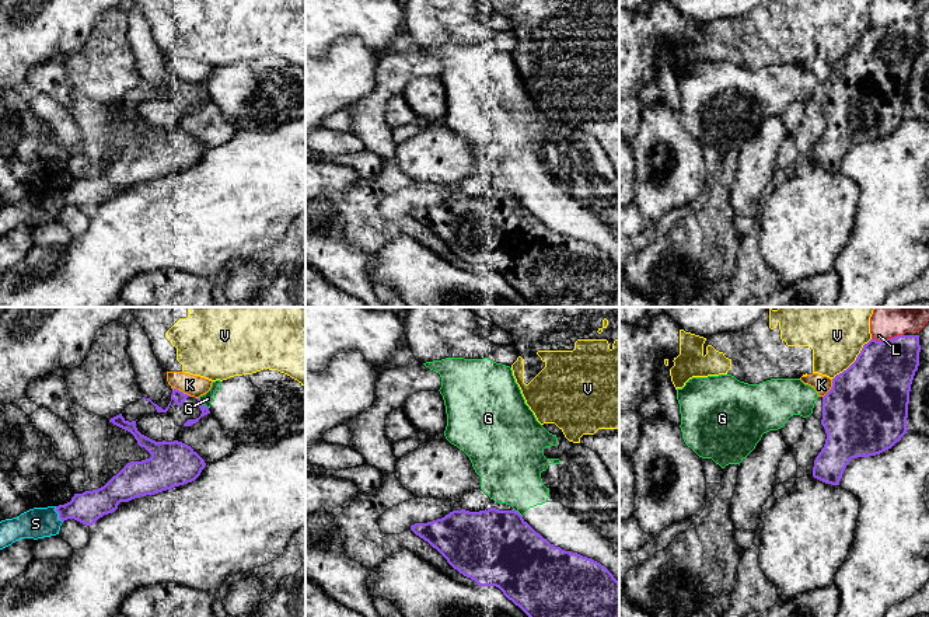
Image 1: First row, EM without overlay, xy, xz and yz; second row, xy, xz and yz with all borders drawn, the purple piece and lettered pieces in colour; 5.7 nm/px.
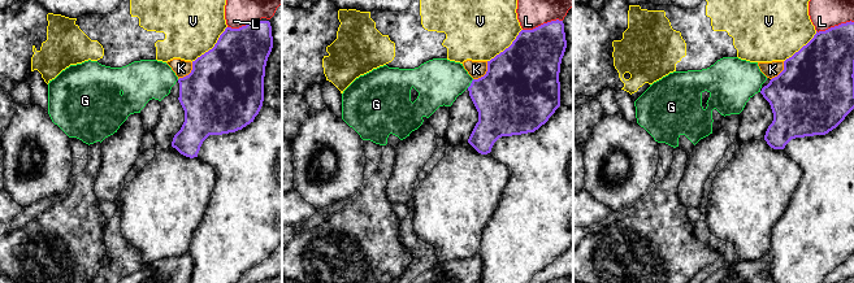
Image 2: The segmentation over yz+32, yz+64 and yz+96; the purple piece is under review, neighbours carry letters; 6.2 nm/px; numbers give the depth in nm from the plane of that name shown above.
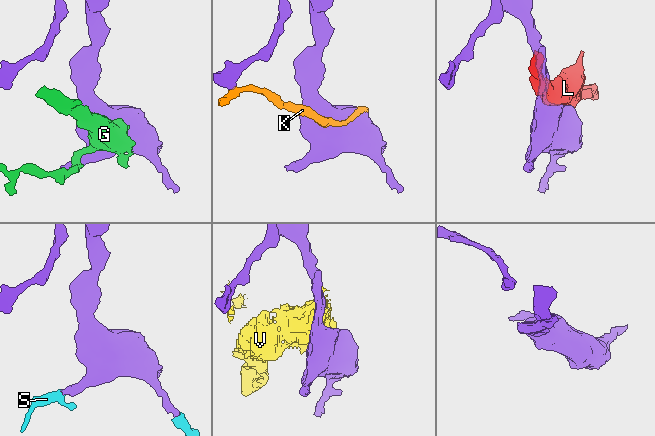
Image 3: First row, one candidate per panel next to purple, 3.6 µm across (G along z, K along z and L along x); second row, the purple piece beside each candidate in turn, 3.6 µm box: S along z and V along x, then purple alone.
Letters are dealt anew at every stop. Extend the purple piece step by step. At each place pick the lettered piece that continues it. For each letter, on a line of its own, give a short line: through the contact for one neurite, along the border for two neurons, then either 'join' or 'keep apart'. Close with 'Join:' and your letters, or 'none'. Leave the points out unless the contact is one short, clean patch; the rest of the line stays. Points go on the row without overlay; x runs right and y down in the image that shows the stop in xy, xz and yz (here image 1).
G: keep apart
K: keep apart
L: keep apart
S: join
V: keep apart
Join: S

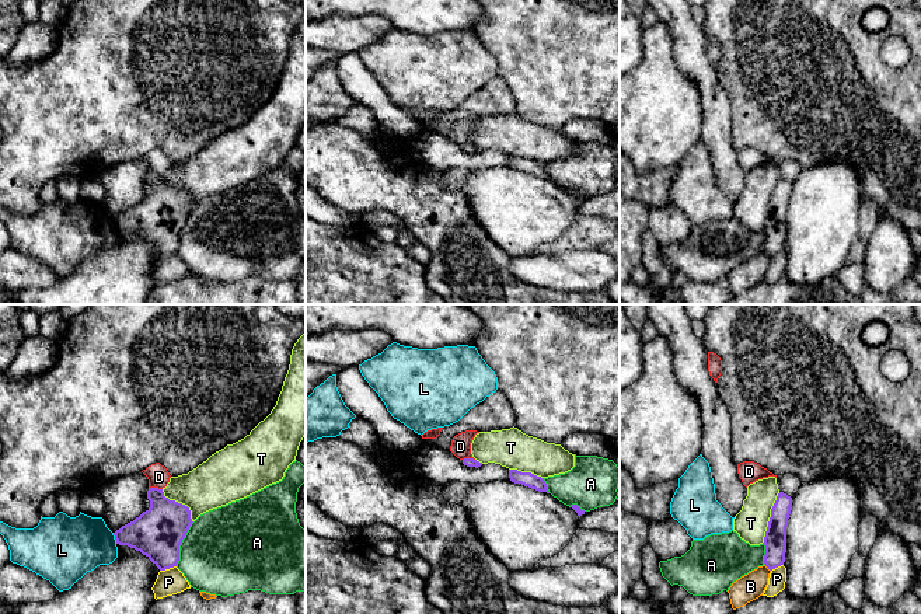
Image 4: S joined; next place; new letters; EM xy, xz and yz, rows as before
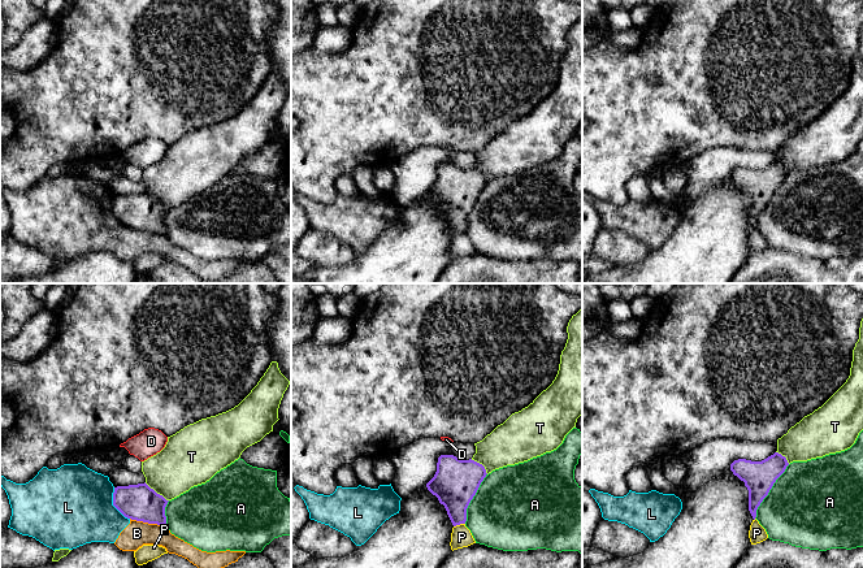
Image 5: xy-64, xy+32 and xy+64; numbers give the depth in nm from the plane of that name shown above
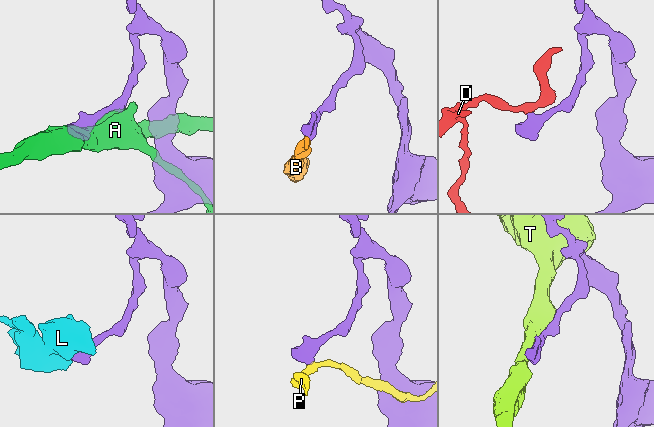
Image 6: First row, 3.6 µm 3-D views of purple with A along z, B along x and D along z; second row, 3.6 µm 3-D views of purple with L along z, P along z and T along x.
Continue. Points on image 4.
A: keep apart
B: keep apart
D: keep apart
L: xy (112, 219), (117, 229) | keep apart
P: keep apart
T: keep apart
Join: none

